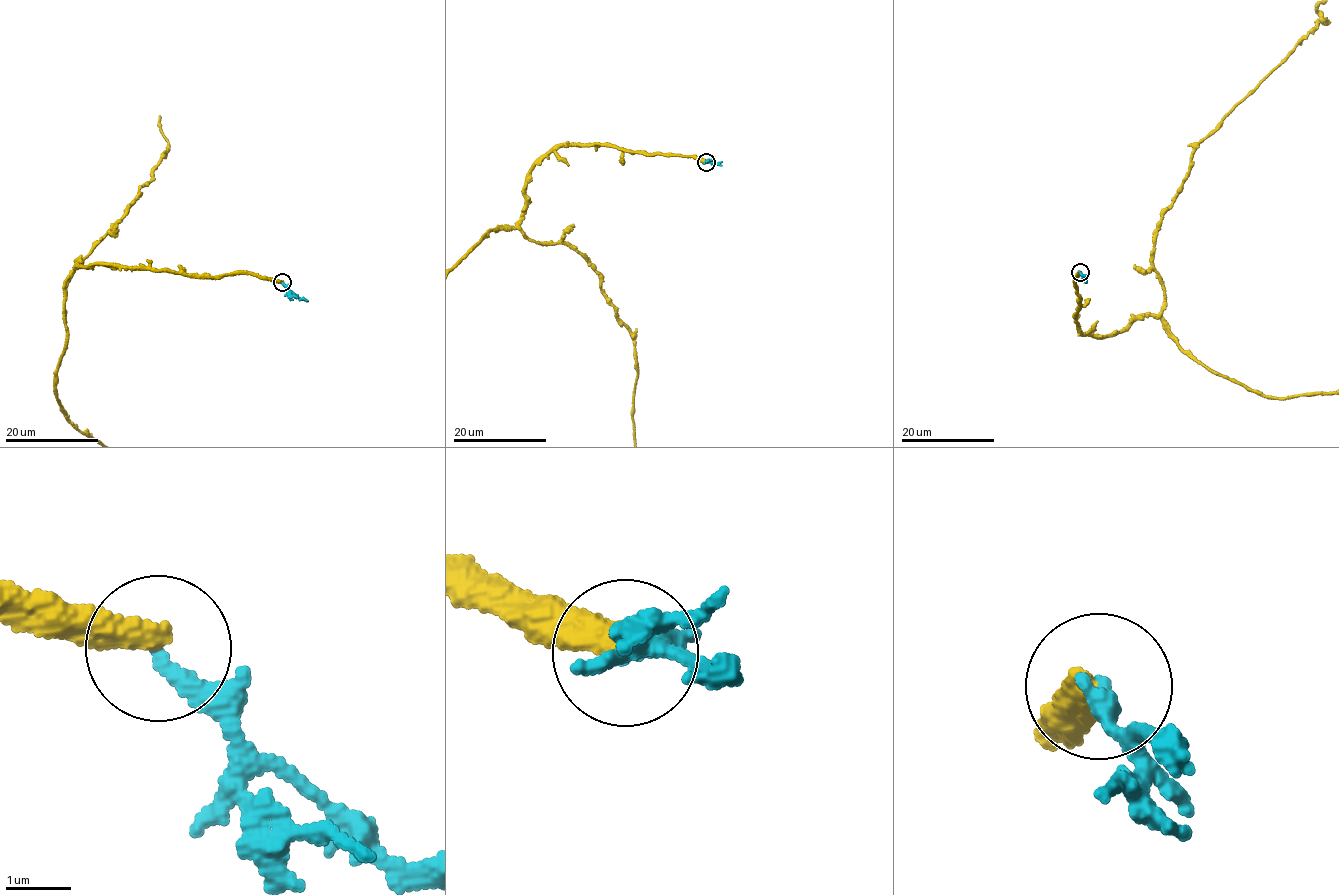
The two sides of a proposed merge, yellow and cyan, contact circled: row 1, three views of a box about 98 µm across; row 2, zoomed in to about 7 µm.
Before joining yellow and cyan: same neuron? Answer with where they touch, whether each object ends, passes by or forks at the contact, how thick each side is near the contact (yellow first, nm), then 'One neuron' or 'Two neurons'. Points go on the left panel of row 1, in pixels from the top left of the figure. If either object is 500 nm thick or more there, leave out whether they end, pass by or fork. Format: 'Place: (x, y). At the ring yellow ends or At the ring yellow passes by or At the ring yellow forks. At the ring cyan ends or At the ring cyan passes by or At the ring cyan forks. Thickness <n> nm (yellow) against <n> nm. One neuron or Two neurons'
Place: (282, 282). At the ring yellow ends. At the ring cyan ends. Thickness 360 nm (yellow) against 240 nm. Two neurons

